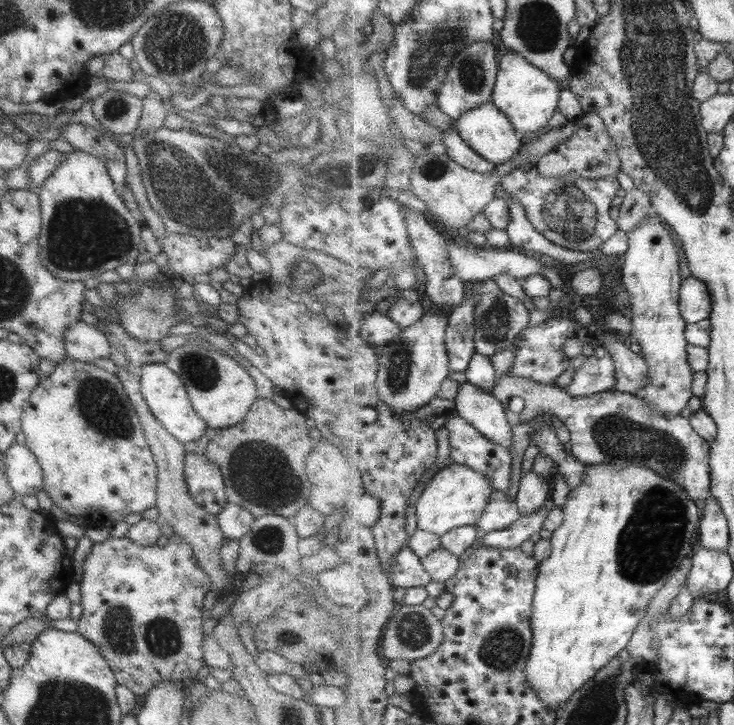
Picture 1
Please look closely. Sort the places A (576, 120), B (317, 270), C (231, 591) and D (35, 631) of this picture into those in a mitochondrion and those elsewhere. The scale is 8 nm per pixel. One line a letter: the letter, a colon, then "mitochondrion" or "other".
A: other
B: mitochondrion
C: other
D: other

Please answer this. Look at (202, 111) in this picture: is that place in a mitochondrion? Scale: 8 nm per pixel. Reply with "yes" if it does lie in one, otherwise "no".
no

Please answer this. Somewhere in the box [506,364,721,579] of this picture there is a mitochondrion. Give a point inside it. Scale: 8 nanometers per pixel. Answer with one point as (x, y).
(617, 438)

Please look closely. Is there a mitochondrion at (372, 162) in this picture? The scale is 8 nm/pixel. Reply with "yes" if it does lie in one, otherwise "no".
yes

